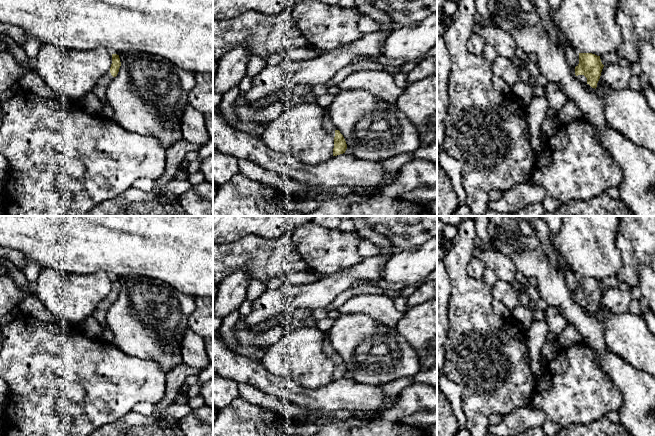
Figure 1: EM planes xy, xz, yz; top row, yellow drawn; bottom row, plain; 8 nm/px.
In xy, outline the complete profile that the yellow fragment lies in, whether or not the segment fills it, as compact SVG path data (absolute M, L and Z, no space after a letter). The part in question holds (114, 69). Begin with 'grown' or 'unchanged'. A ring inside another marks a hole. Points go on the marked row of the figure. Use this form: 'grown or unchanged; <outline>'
grown; M112 54L112 64L110 70L98 80L96 87L107 86L117 76L120 66L121 62L119 55Z

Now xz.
grown; M327 109L323 117L323 127L334 139L333 156L345 153L347 149L346 141L340 131L333 125Z

